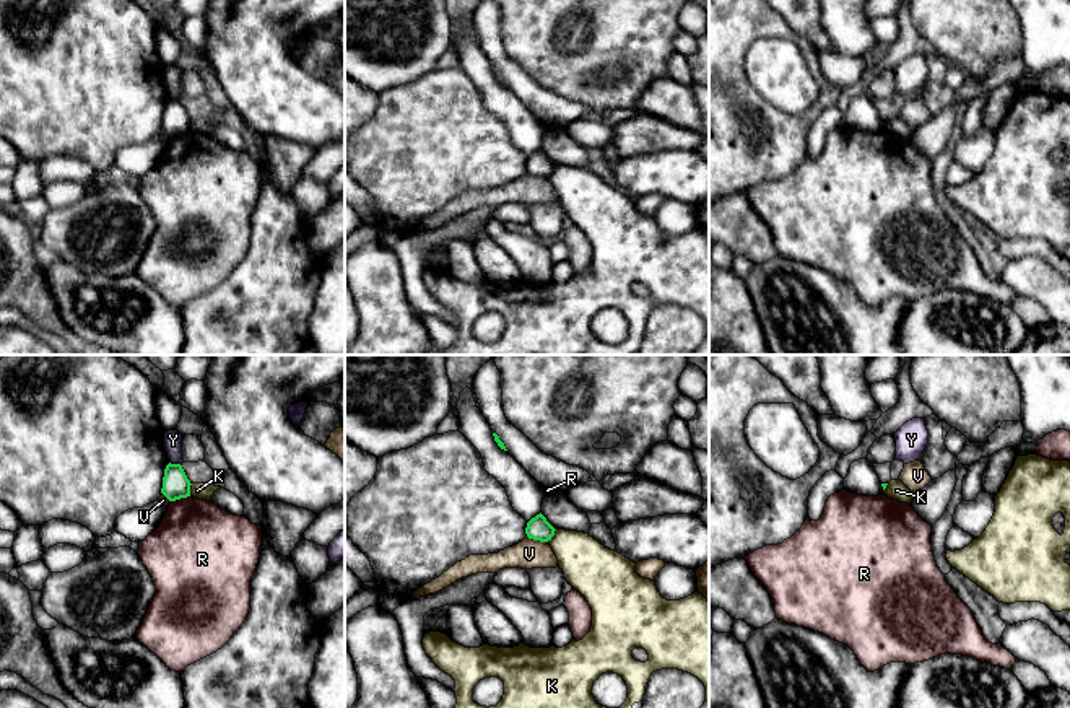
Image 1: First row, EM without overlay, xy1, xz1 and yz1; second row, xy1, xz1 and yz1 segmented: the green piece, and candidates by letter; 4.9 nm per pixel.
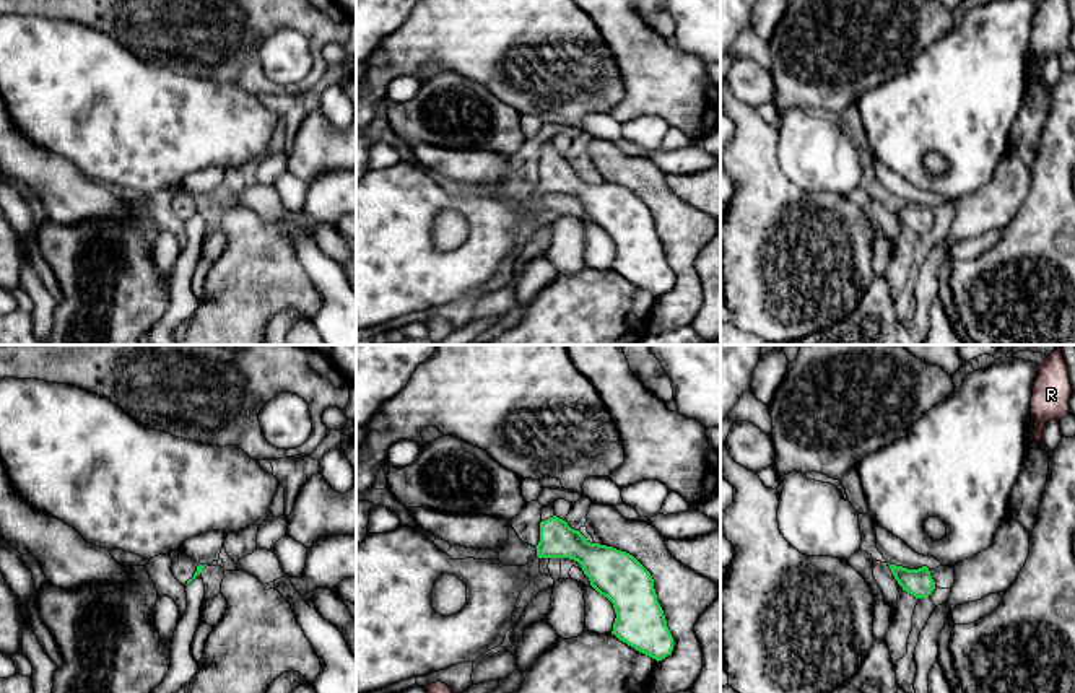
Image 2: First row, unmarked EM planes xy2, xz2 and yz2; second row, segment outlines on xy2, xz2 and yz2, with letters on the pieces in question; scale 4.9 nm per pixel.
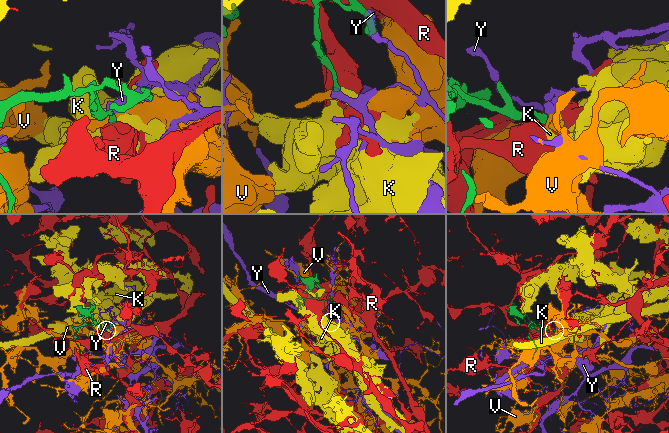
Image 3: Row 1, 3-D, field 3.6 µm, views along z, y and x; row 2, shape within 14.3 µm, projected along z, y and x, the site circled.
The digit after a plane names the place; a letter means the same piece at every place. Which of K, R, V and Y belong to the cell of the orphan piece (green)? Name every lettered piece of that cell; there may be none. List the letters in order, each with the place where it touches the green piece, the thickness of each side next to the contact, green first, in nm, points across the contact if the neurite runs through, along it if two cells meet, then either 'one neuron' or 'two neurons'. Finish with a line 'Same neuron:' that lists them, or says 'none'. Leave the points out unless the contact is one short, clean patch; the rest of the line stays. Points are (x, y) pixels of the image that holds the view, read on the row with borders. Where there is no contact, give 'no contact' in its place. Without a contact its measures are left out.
K: xz1 (552, 536) | 110/260 nm | two neurons
R: xy1 (179, 498) | 140/440 nm | along xy1 (189, 495), (171, 502) | two neurons
V: xz1 (537, 539) | 110/150 nm | two neurons
Y: xy1 (174, 464) | 140/100 nm | along xy1 (169, 461), (179, 464) | two neurons
Same neuron: none

